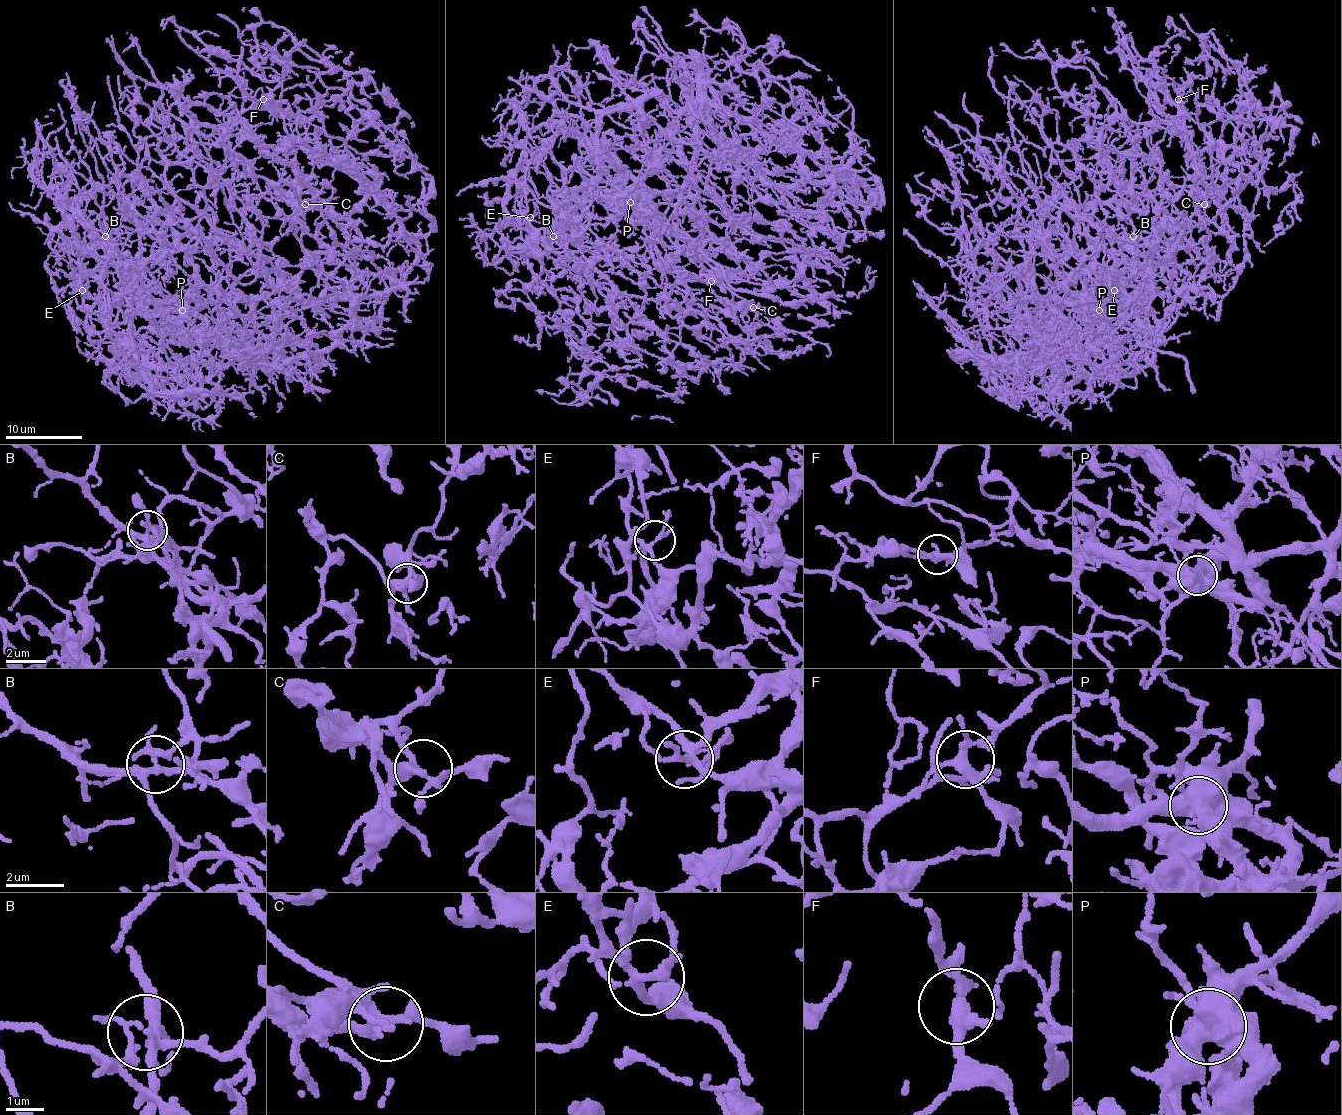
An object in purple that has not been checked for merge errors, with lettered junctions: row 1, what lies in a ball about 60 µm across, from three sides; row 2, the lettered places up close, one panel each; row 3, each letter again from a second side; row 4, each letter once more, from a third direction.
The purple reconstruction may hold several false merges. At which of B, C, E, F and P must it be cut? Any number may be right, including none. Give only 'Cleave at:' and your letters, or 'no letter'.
Cleave at: B, P

